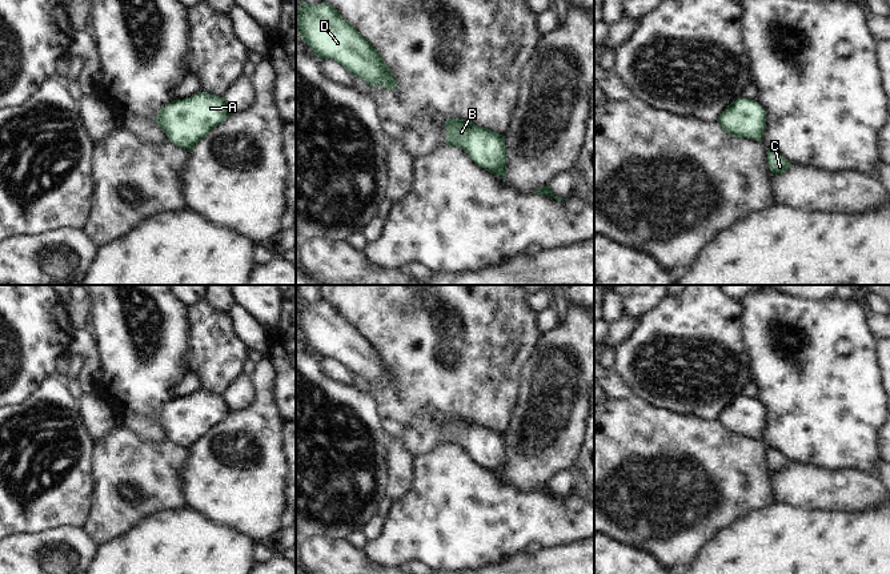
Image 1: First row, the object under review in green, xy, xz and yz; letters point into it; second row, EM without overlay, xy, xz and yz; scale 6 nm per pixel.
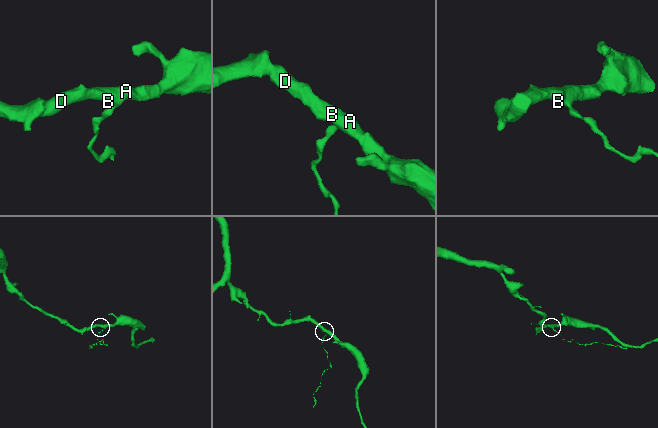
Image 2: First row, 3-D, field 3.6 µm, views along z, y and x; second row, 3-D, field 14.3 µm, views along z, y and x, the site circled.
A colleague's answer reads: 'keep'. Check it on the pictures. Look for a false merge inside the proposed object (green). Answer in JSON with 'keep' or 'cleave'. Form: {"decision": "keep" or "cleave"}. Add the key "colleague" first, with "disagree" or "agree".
{"colleague": "agree", "decision": "keep"}

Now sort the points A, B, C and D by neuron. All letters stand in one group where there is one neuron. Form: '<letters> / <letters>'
A B C D

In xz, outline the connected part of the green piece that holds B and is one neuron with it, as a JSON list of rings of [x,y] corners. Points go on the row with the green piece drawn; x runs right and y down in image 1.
[[[448,119],[445,127],[448,129],[445,146],[464,149],[478,166],[506,180],[505,136],[464,119]]]

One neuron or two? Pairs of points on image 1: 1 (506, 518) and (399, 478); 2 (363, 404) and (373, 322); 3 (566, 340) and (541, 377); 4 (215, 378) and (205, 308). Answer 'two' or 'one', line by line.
1: two
2: two
3: one
4: one

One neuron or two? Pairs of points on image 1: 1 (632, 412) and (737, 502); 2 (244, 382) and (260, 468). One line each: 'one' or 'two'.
1: one
2: two

